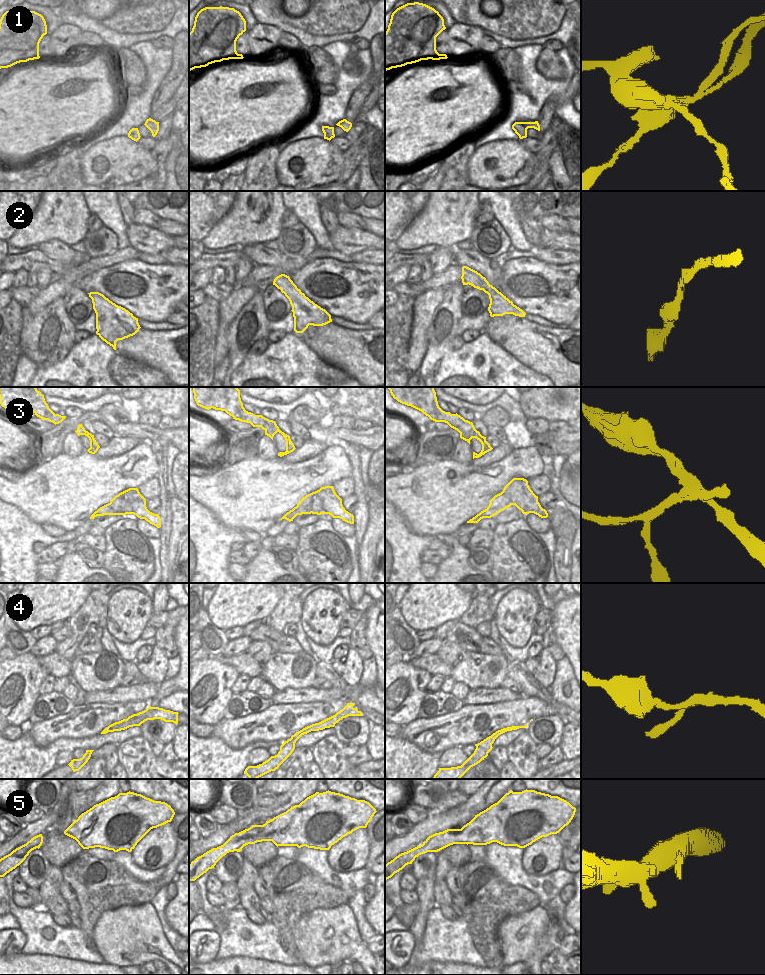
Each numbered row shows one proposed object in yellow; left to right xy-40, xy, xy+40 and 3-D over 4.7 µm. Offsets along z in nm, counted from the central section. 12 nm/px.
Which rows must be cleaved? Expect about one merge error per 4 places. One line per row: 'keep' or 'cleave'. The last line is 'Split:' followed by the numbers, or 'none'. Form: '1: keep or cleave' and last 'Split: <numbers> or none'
1: cleave
2: keep
3: cleave
4: keep
5: keep
Split: 1, 3

